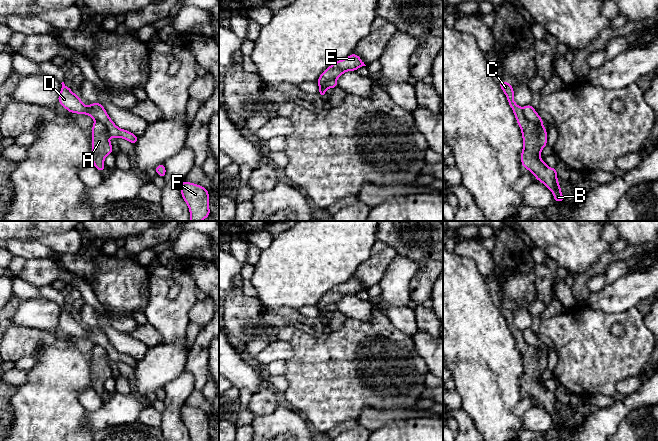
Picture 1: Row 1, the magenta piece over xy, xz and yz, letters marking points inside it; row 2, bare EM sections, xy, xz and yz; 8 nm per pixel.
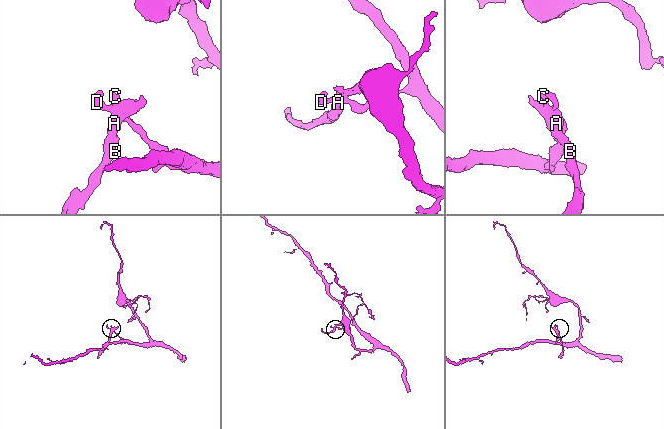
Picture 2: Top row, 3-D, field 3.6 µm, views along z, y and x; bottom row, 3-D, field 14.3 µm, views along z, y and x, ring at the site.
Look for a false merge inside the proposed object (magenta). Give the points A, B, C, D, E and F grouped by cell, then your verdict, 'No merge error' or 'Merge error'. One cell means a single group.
Groups: A B C E / D F. Merge error

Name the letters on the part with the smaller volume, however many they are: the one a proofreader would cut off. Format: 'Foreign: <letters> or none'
Foreign: A, B, C, E

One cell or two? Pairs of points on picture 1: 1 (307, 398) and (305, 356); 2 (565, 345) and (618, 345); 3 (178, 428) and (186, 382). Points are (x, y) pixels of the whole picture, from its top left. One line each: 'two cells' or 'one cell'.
1: one cell
2: one cell
3: one cell

